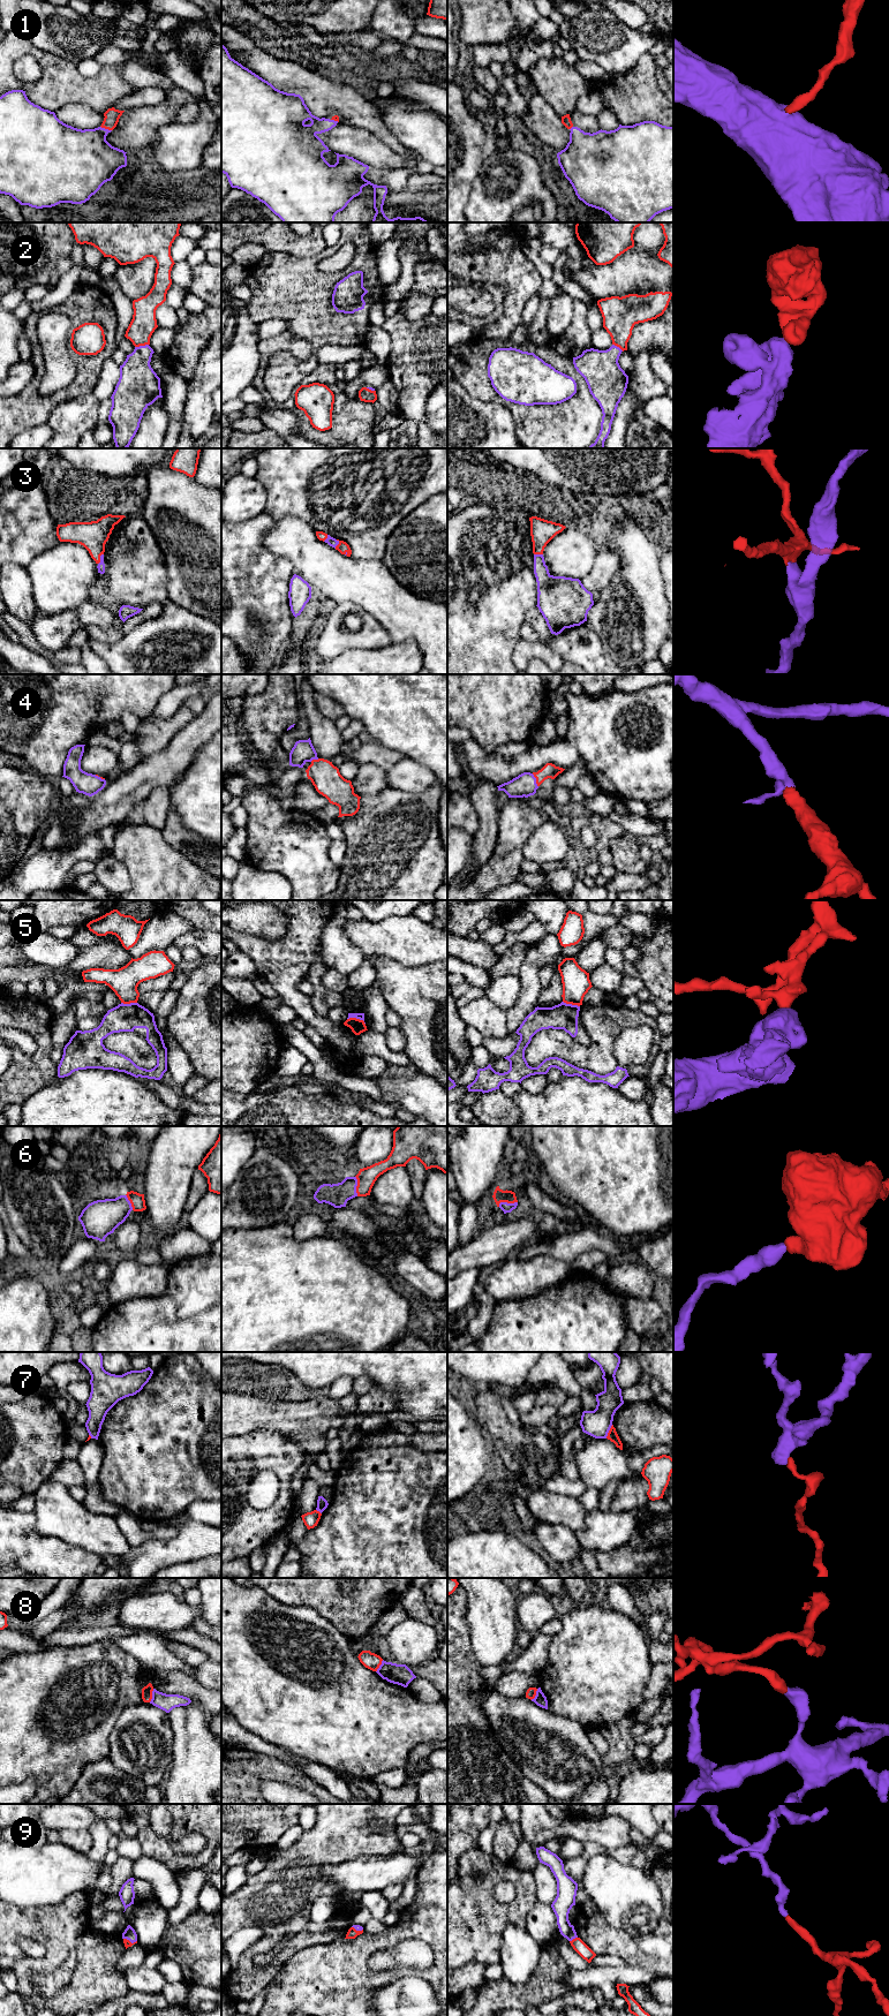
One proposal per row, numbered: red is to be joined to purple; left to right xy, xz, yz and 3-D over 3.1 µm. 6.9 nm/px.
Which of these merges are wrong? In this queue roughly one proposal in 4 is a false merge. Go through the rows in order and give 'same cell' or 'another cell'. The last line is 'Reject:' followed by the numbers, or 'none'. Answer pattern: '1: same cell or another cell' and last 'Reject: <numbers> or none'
1: same cell
2: same cell
3: same cell
4: same cell
5: another cell
6: same cell
7: another cell
8: another cell
9: same cell
Reject: 5, 7, 8

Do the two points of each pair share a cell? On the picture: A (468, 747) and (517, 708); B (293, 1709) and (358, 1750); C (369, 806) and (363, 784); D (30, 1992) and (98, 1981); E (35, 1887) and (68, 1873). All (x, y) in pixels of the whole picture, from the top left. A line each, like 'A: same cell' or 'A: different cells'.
A: different cells
B: same cell
C: different cells
D: same cell
E: same cell

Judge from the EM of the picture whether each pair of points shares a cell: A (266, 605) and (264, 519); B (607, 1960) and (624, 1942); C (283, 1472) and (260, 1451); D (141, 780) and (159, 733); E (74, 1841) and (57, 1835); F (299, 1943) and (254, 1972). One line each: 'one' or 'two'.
A: one
B: two
C: one
D: two
E: one
F: one

